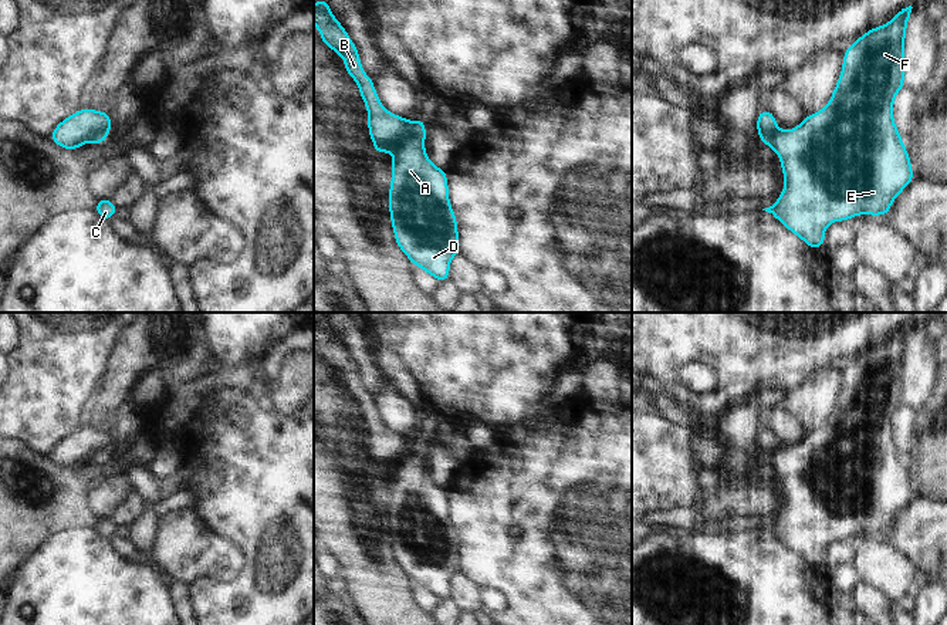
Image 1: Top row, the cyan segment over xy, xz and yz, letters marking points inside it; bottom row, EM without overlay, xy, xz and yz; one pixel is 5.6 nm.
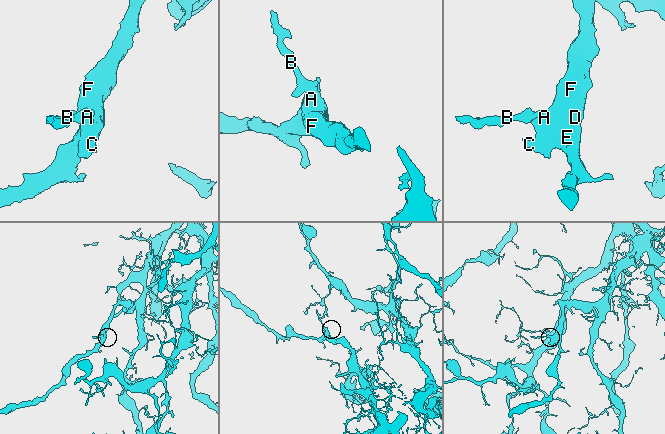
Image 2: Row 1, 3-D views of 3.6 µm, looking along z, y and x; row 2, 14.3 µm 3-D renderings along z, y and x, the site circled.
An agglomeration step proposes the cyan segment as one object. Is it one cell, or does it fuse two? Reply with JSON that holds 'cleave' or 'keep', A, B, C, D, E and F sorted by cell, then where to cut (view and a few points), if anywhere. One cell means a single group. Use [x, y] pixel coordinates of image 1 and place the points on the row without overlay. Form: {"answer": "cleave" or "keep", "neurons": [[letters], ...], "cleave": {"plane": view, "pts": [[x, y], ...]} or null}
{"answer": "cleave", "neurons": [["A", "C", "D", "E", "F"], ["B"]], "cleave": {"plane": "xz", "pts": [[425, 446], [413, 442], [411, 450], [393, 468]]}}

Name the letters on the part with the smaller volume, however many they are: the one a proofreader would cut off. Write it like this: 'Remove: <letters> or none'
Remove: B

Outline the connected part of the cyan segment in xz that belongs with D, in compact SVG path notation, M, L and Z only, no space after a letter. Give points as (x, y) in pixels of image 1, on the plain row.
M412 442L410 453L392 474L389 501L389 536L395 561L407 578L434 595L440 602L449 599L450 581L460 574L457 534L449 517L449 499L444 486L437 486L426 472L426 447Z

